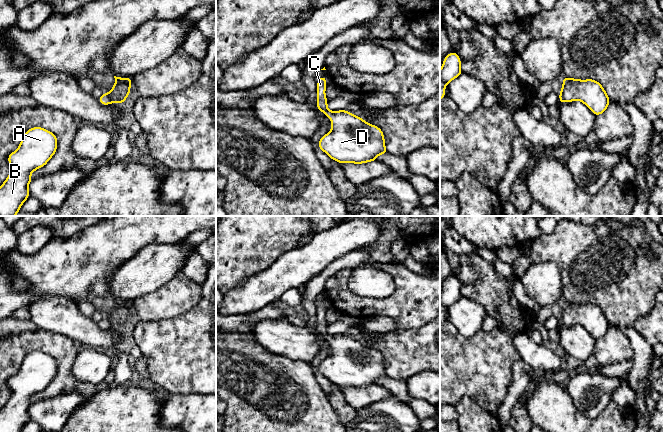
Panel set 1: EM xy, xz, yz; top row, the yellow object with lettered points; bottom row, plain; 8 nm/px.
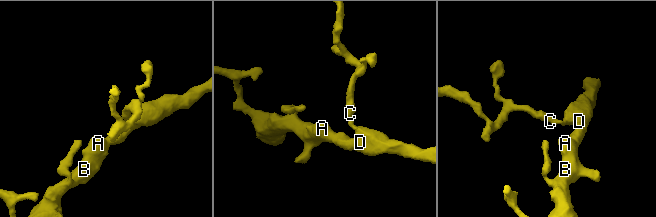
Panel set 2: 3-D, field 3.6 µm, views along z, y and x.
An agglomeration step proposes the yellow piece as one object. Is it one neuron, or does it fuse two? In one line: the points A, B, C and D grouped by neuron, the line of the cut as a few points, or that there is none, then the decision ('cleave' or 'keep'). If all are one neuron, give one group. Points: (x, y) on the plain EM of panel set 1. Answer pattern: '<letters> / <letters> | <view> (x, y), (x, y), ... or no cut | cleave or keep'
A B C D | no cut | keep

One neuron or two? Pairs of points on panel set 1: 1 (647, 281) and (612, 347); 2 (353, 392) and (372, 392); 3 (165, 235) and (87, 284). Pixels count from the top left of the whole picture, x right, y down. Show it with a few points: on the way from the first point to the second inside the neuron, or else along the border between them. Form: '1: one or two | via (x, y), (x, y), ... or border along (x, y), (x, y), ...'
1: two | border along (611, 324), (617, 326)
2: one | via (358, 392), (367, 392)
3: one | via (145, 235), (134, 235), (105, 264)

